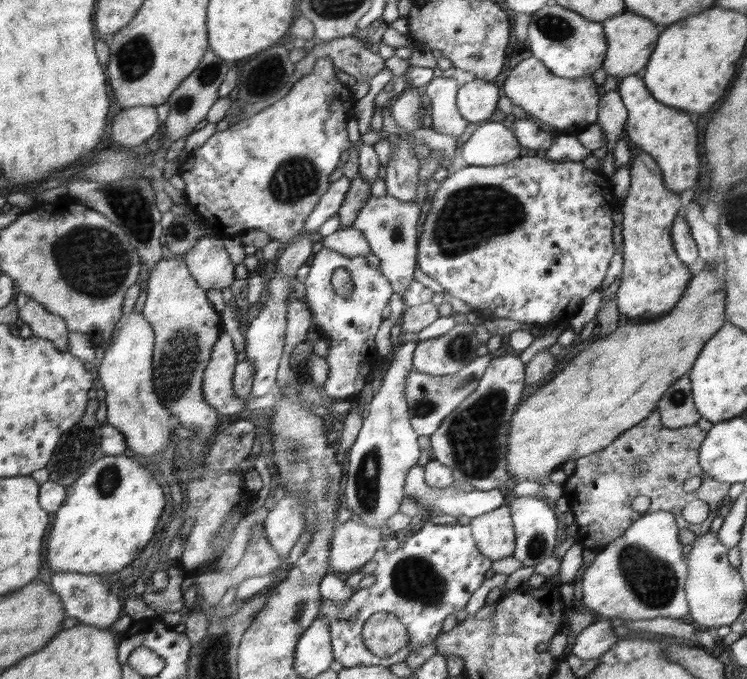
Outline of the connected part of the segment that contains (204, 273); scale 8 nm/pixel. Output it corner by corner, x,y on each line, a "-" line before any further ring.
216,234
202,235
182,258
203,289
222,291
234,282
234,264
224,250
224,242

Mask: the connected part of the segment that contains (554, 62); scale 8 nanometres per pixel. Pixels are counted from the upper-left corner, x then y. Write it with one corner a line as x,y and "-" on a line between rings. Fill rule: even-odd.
549,2
536,12
530,13
526,43
532,54
546,64
552,73
573,79
592,75
600,69
608,50
603,23
592,21
556,2

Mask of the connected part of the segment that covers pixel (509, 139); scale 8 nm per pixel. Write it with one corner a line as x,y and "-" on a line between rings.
480,122
462,145
462,160
472,166
504,164
520,156
520,142
501,122

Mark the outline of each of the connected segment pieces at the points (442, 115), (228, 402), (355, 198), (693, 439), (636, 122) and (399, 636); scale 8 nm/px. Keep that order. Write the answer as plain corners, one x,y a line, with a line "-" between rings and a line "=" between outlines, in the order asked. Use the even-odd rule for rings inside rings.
437,75
426,85
426,94
432,105
433,129
442,134
463,135
468,121
462,117
456,104
458,82
454,77
=
224,331
224,334
220,334
220,346
216,346
216,362
212,362
212,370
208,370
208,382
203,382
203,386
208,386
208,403
212,407
216,407
220,414
225,414
226,416
246,410
246,404
252,397
252,395
250,397
239,397
235,394
233,380
236,364
238,364
238,353
234,349
232,337
=
360,172
351,181
350,189
346,191
346,197
344,197
344,203
337,212
340,220
338,231
353,226
360,209
367,204
368,200
371,200
370,187
370,183
360,175
=
655,411
620,434
606,449
578,458
574,472
562,487
562,496
568,501
578,525
578,544
595,552
606,548
615,538
622,536
635,520
657,510
671,511
680,529
697,535
706,534
712,522
720,516
719,508
727,499
730,484
718,482
700,466
699,448
704,437
706,432
702,432
698,425
679,429
664,426
663,416
-
694,476
700,476
702,484
688,493
684,491
684,482
-
640,495
646,495
651,500
650,510
642,513
632,509
632,501
-
693,500
703,500
711,508
708,518
700,524
688,524
681,516
682,509
=
633,74
619,80
617,84
622,102
627,110
626,134
642,150
655,158
667,179
666,186
680,193
694,186
698,178
698,136
690,114
676,110
656,99
643,81
641,74
=
376,613
363,624
363,640
372,654
386,657
408,646
410,635
394,613

